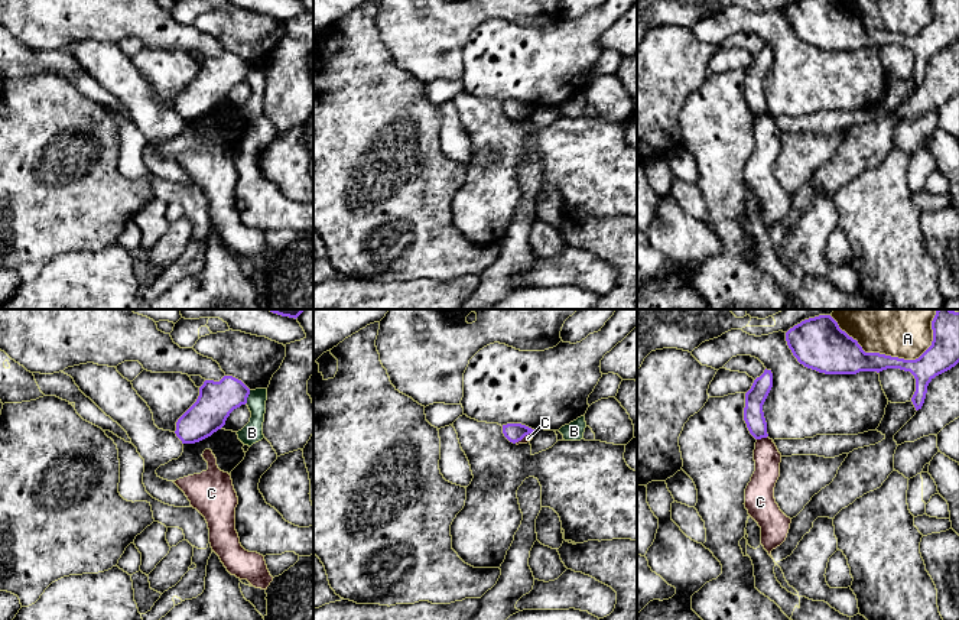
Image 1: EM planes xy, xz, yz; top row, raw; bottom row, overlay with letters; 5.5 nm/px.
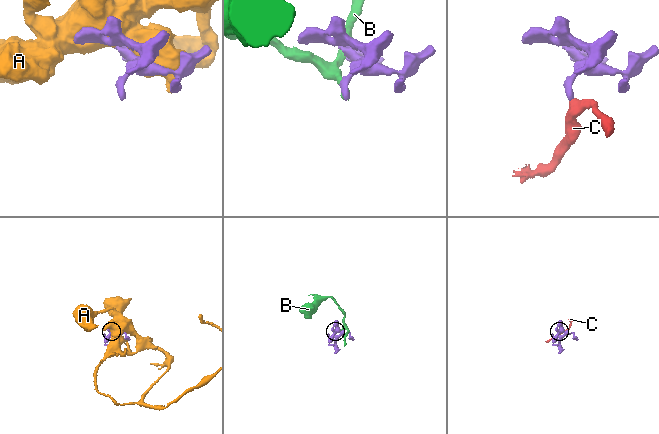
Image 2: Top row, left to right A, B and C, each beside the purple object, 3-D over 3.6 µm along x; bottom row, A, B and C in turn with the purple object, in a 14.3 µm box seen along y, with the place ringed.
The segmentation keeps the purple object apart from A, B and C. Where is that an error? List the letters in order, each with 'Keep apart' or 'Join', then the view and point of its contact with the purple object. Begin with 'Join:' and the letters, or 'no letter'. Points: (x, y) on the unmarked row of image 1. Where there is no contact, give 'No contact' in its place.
Join: no letter
A: Keep apart. Touches purple at yz (884, 31)
B: Keep apart. Touches purple at xy (247, 72)
C: Keep apart. Touches purple at yz (761, 113)

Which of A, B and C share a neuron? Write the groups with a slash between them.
A B / C

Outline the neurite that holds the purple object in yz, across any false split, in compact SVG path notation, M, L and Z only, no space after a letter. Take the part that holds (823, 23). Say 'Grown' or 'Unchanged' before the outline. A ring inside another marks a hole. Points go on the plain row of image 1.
Unchanged. M797 0L786 9L786 17L800 40L825 51L880 49L887 45L910 48L916 55L916 68L911 78L919 87L924 79L929 59L959 39L959 0L932 0L932 6L932 22L916 36L865 29L858 17L842 7L838 0Z

